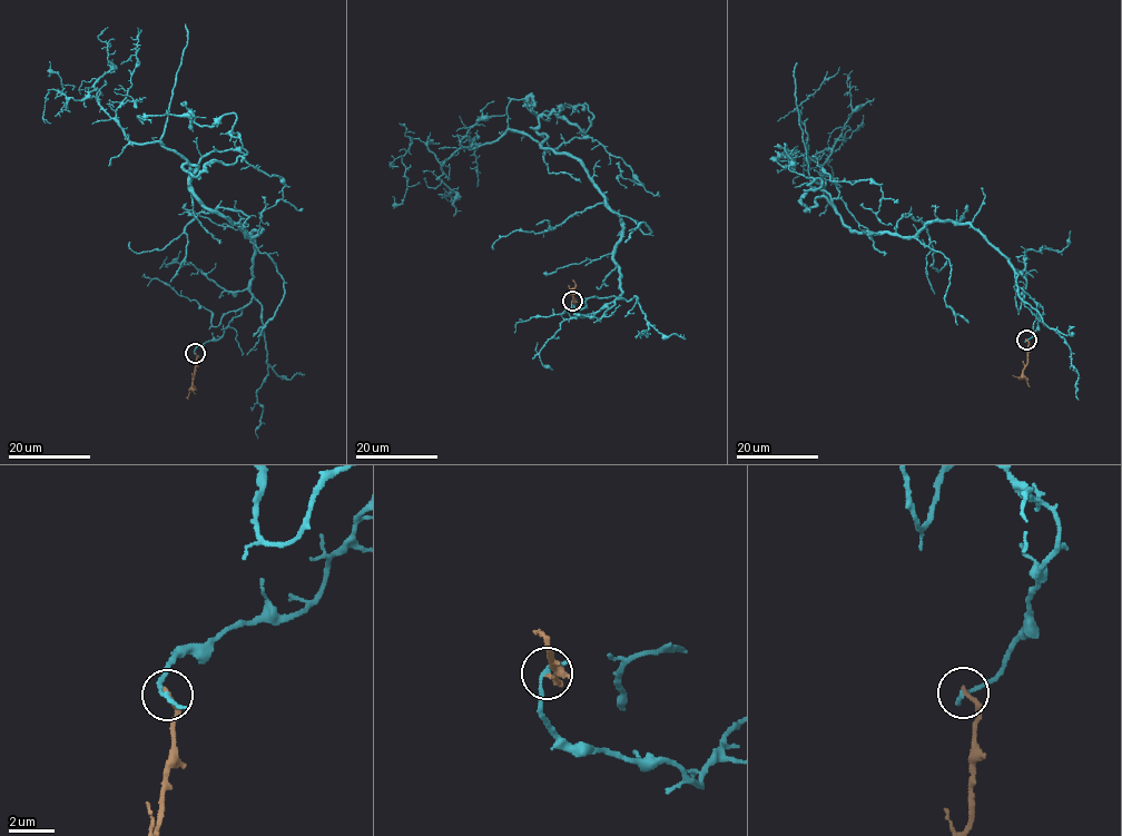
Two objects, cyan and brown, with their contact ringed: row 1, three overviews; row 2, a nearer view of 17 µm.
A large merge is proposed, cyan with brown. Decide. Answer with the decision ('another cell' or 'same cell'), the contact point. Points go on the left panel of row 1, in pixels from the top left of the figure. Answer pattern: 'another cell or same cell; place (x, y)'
another cell; place (195, 353)

